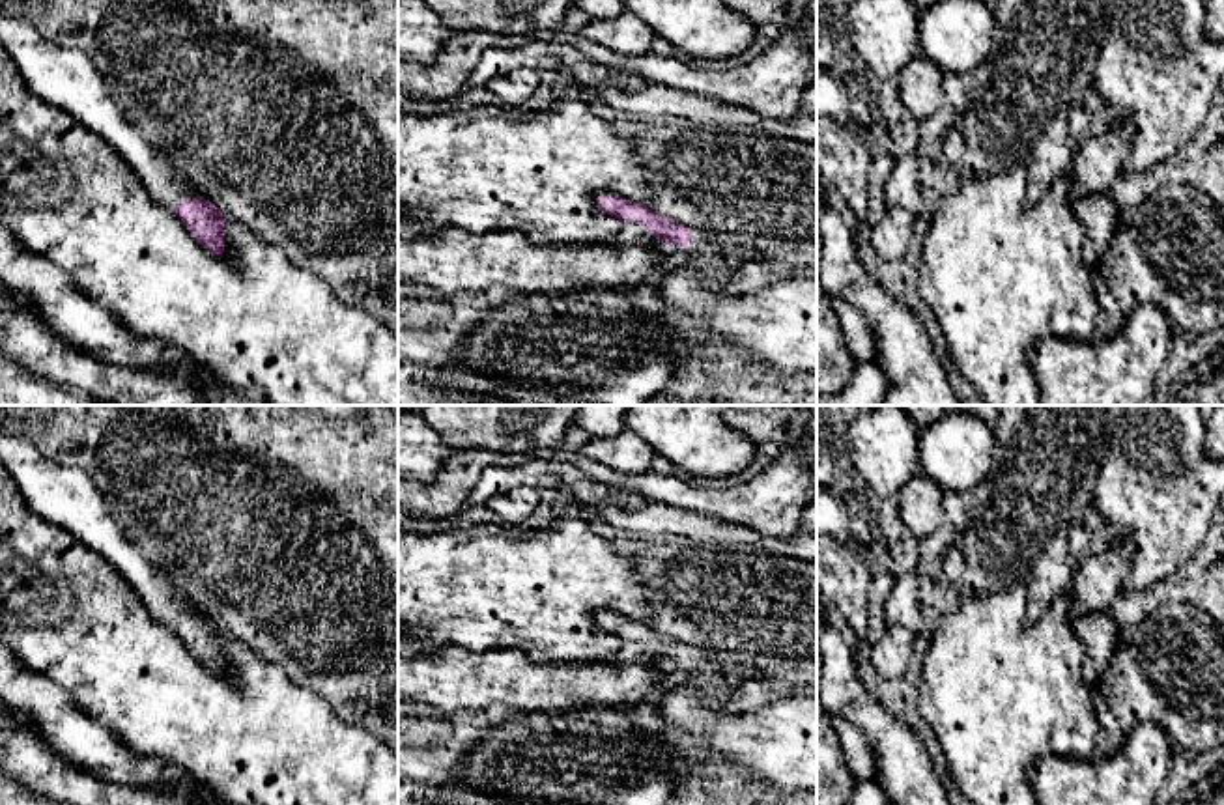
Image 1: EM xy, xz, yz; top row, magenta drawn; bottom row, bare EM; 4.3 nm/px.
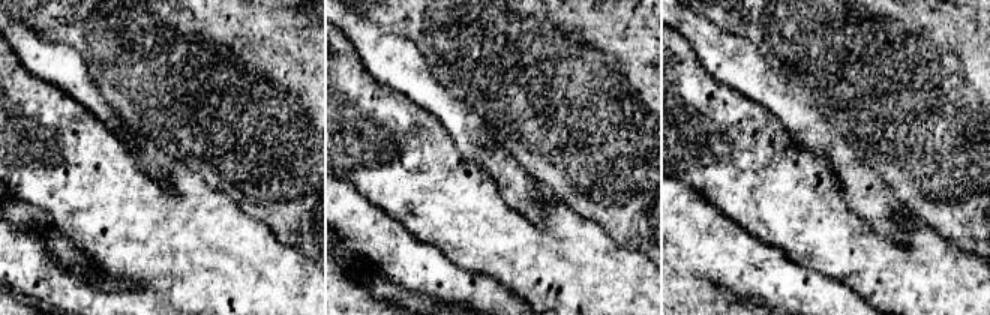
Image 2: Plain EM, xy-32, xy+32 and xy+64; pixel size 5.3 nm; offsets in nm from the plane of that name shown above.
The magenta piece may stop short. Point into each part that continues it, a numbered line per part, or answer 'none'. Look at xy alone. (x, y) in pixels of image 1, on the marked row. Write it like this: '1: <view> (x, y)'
1: xy (64, 77)

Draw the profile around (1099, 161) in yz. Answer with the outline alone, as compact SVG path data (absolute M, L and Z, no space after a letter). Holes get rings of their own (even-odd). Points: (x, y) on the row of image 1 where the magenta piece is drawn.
M1116 118L1108 131L1084 140L1075 155L1071 172L1069 198L1076 200L1089 194L1106 194L1119 174L1125 170L1131 153L1129 123Z

